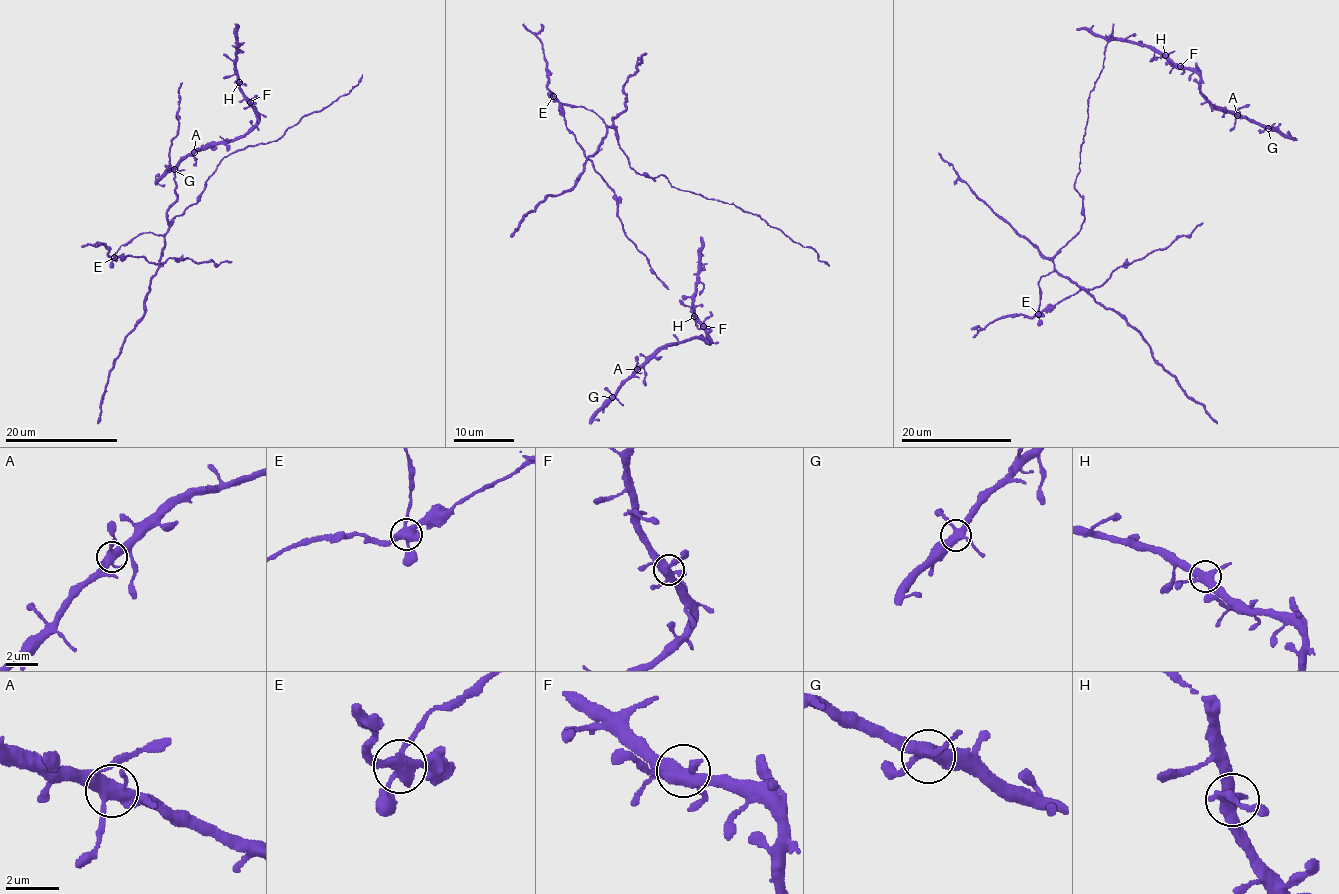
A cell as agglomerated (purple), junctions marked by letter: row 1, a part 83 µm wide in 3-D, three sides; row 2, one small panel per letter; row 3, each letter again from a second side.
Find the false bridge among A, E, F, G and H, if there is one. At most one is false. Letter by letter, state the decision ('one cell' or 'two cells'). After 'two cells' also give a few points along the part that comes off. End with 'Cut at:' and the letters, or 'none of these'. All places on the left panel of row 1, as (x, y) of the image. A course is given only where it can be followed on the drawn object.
A: one cell
E: two cells; course (115, 257), (140, 257), (158, 265), (176, 257), (200, 264), (210, 261), (218, 265), (232, 261)
F: one cell
G: one cell
H: one cell
Cut at: E

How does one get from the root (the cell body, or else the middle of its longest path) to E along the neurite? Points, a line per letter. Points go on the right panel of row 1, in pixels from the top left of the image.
E: (1079, 171), (1074, 189), (1082, 199), (1084, 221), (1053, 259), (1052, 272), (1040, 278), (1039, 314)

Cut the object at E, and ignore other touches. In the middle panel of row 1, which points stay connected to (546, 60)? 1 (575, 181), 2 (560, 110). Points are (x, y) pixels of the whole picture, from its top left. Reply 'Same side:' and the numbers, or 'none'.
Same side: 2

